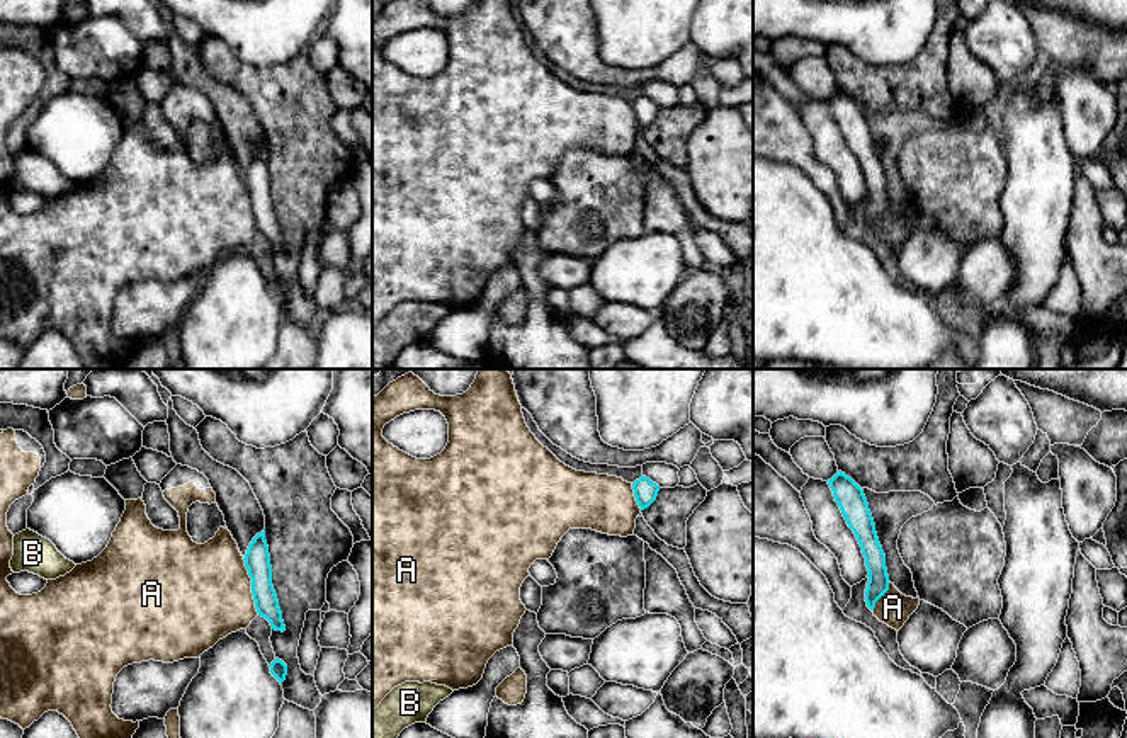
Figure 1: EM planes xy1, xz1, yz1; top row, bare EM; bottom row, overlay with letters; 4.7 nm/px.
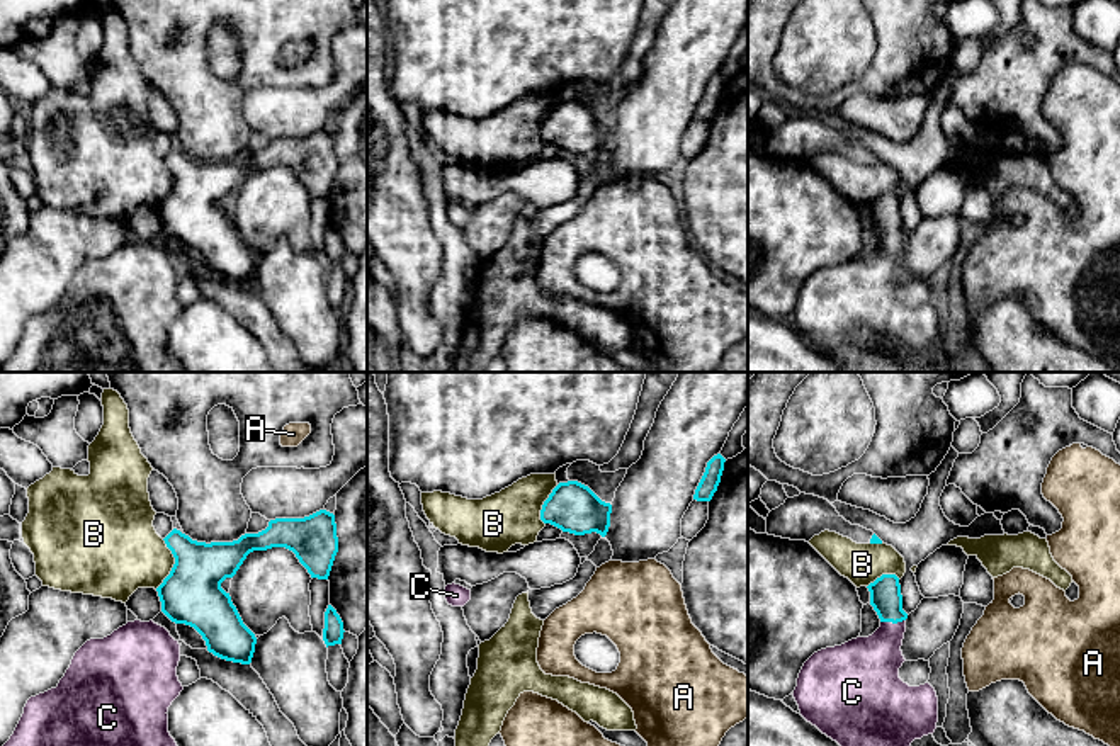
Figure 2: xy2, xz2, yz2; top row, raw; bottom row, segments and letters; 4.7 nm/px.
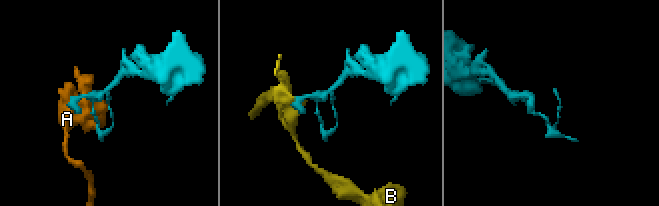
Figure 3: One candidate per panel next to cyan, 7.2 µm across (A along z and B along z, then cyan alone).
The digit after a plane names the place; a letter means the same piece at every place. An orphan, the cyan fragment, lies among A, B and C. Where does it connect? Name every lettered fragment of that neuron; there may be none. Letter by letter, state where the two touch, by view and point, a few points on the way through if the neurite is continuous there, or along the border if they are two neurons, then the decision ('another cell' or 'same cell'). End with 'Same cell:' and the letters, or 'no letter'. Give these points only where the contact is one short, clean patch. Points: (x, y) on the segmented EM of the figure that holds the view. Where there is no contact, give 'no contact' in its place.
A: xy1 (252, 587) | another cell
B: xy2 (174, 565) | along xy2 (164, 539), (174, 558), (174, 566), (155, 588) | another cell
C: yz2 (893, 622) | across yz2 (886, 599), (893, 622), (879, 656), (867, 668) | same cell
Same cell: C

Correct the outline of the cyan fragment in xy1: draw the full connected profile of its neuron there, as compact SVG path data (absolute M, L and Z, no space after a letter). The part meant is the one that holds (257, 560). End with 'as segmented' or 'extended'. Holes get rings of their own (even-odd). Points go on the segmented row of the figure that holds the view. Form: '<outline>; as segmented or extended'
M265 529L253 537L245 554L245 566L252 578L252 593L258 616L265 617L272 629L286 631L279 600L272 585L272 566Z; as segmented

